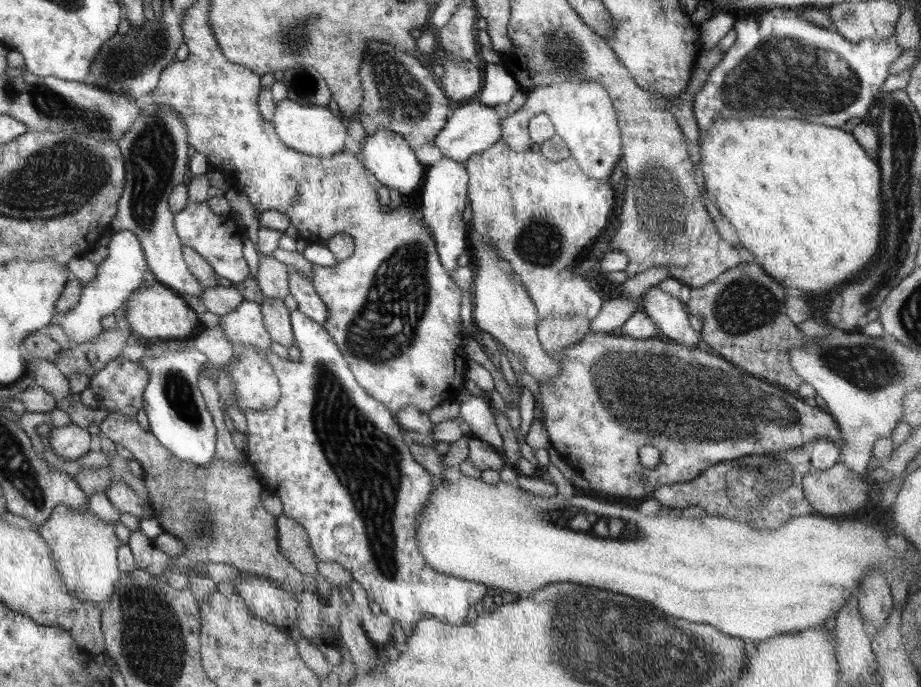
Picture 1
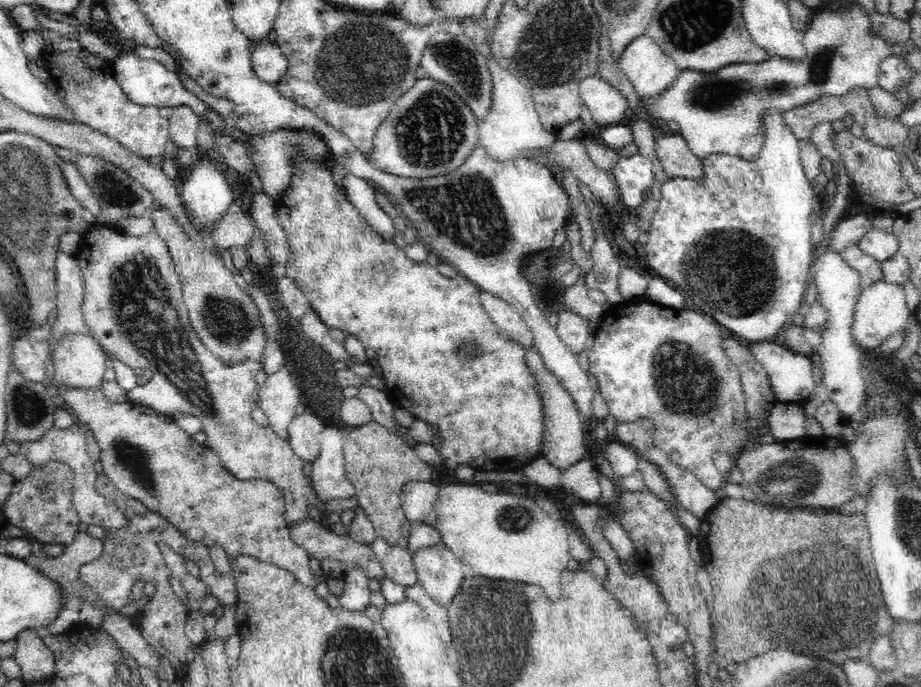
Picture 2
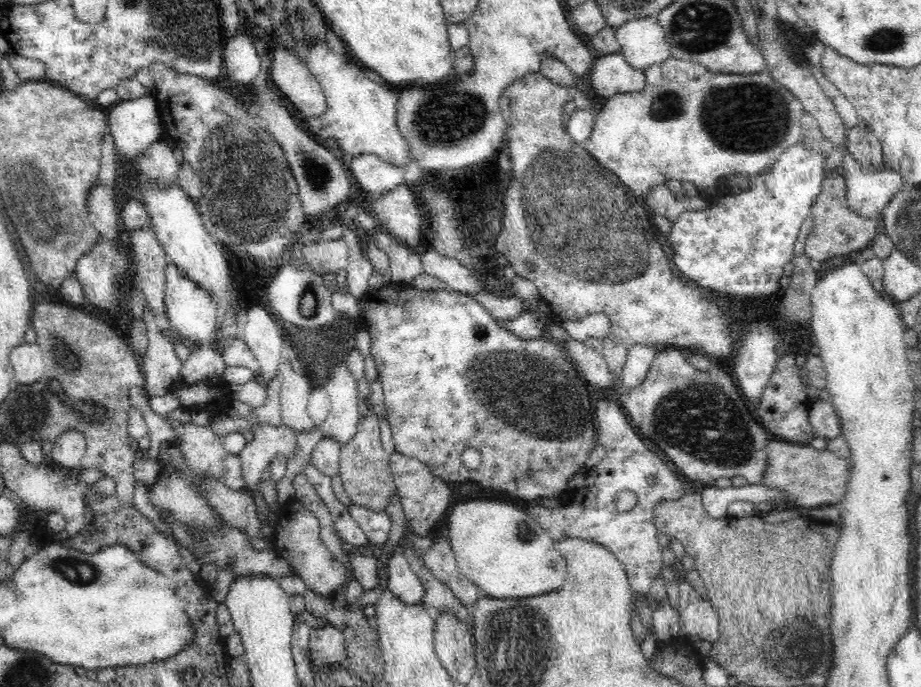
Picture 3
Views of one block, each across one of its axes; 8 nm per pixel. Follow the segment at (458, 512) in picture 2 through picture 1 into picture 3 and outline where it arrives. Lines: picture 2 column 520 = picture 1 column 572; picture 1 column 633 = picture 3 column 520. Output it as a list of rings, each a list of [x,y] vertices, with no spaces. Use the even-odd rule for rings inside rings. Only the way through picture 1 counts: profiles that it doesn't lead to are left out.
[[[460,502],[448,514],[448,532],[452,550],[456,552],[458,570],[480,588],[482,596],[522,600],[554,592],[566,584],[568,564],[560,556],[556,542],[524,510],[508,502]]]

